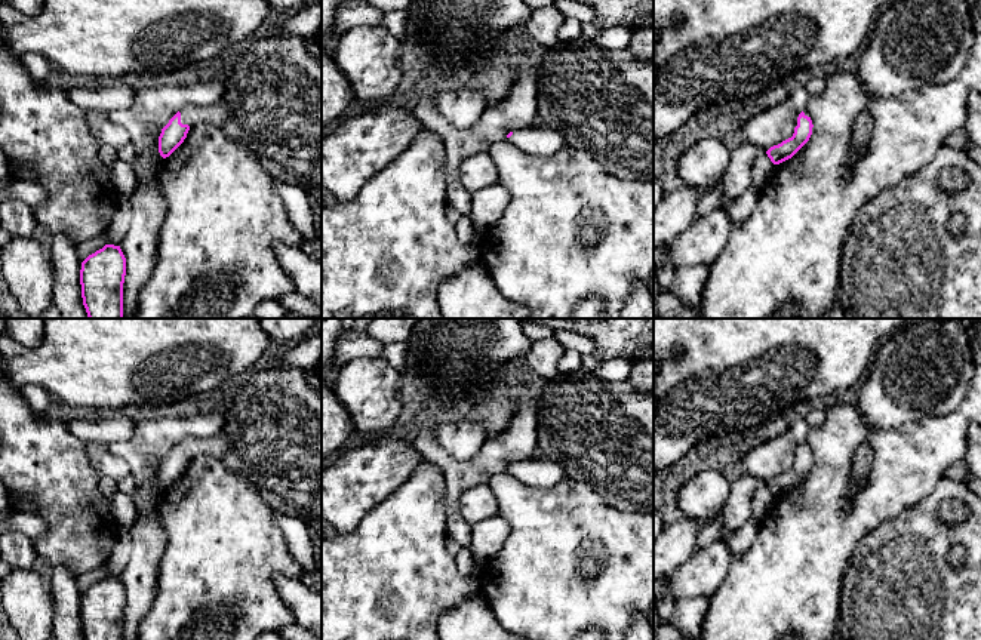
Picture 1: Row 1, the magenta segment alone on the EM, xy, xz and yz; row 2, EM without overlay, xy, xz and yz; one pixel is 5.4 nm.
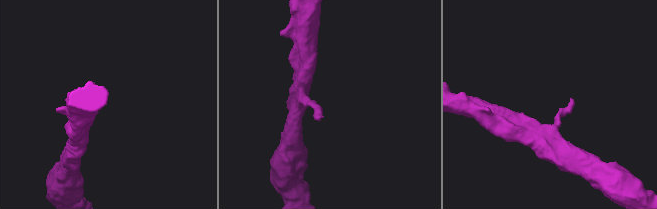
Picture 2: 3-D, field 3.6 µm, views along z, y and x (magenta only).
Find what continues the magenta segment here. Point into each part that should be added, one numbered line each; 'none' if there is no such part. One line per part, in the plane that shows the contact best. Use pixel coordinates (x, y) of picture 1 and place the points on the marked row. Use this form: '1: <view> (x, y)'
1: xy (215, 114)

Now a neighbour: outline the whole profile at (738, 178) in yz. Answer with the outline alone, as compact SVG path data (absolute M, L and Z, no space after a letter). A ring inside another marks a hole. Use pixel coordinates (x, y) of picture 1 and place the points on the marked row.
M744 141L731 150L729 167L719 187L726 197L735 200L751 187L753 161L760 153L759 147Z

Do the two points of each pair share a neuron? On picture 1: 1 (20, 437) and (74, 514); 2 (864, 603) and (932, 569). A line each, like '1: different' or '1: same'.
1: same
2: same

